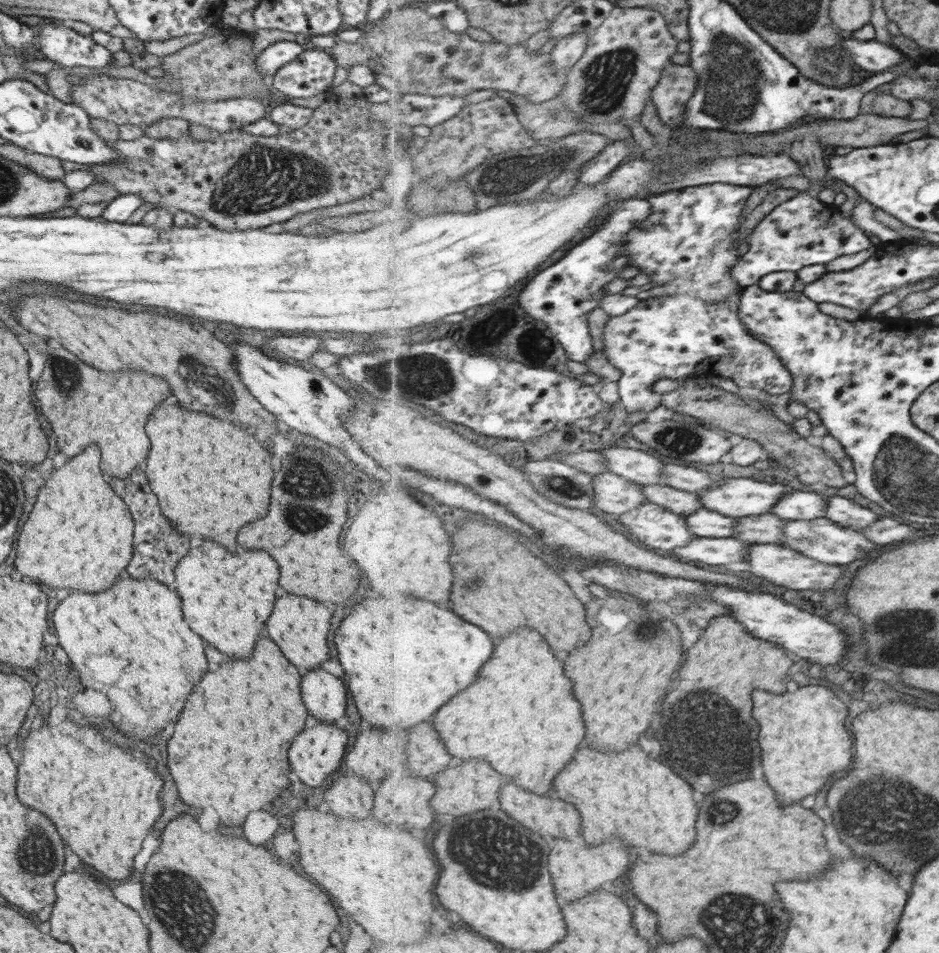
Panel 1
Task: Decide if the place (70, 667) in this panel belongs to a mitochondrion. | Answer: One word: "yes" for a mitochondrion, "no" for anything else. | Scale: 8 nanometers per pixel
no

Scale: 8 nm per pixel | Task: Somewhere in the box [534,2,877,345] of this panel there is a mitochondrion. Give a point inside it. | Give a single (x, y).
(731, 91)

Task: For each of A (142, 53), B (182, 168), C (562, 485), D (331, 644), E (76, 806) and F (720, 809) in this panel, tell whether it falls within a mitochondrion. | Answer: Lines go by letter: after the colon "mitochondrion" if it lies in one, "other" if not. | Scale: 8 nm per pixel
A: other
B: other
C: mitochondrion
D: other
E: other
F: mitochondrion

